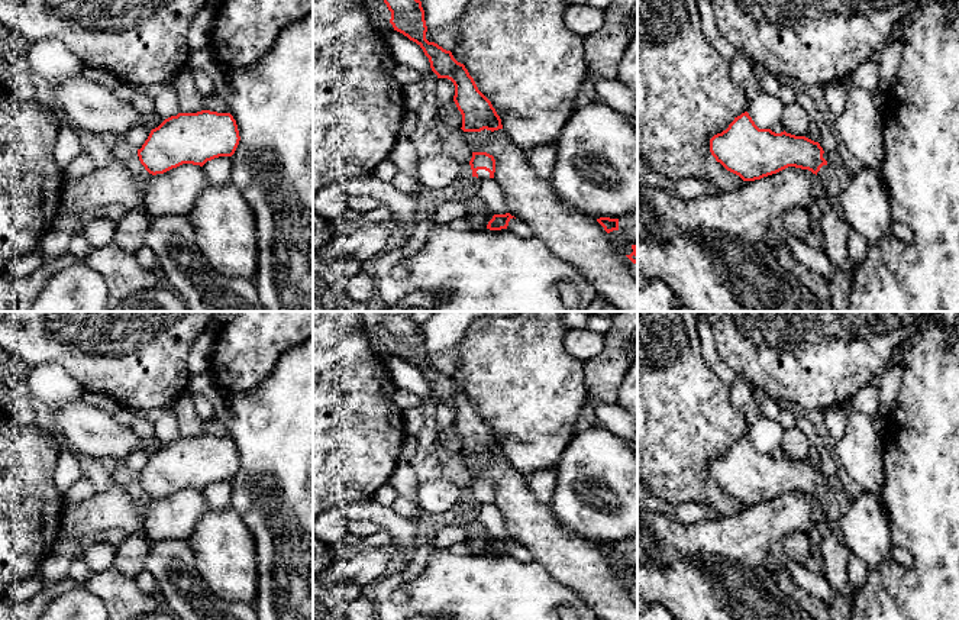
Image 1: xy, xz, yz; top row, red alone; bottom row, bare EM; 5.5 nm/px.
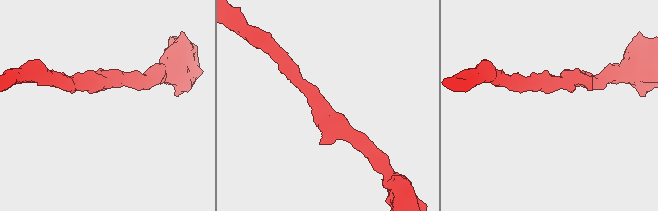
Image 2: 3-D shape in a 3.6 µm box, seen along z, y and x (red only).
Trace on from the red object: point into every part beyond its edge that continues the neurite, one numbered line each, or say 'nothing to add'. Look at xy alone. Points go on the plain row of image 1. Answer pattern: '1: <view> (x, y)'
nothing to add

